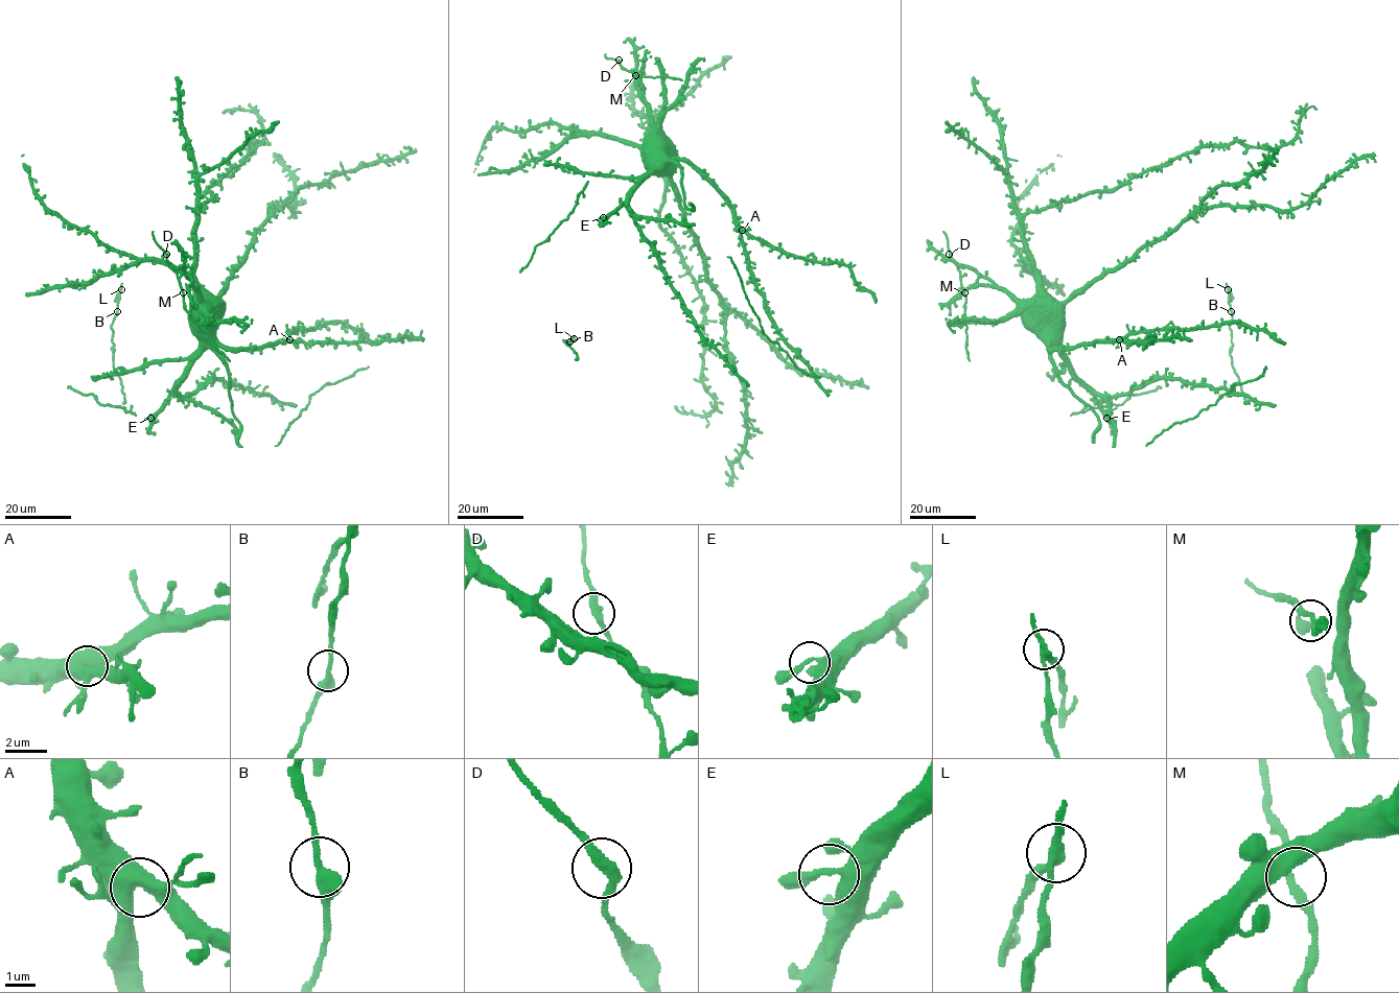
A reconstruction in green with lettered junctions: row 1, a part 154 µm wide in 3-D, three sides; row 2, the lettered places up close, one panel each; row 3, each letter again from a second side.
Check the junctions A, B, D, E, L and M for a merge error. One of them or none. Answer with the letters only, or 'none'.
L

